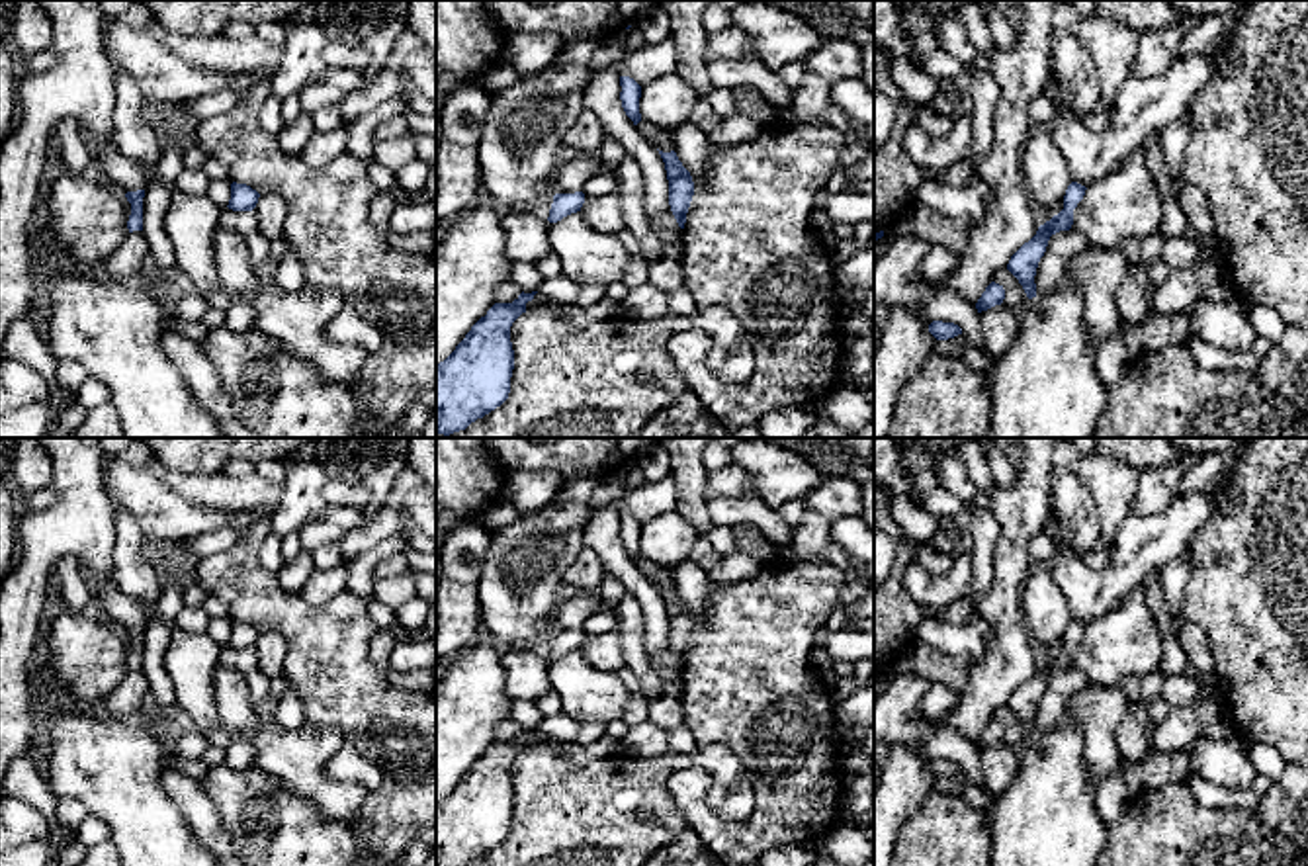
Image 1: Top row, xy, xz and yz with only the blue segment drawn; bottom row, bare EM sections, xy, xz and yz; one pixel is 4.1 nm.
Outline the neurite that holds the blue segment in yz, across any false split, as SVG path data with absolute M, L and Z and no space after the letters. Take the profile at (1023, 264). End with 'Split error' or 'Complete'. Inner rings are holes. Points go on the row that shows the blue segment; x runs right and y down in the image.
M1071 182L1064 195L1064 209L1040 225L1036 235L1011 256L1007 270L1019 280L1028 299L1036 297L1034 276L1050 237L1071 229L1073 209L1083 199L1085 190L1085 186Z. Complete

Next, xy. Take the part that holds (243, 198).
M231 184L229 209L233 211L252 211L258 203L260 194L246 184Z. Complete

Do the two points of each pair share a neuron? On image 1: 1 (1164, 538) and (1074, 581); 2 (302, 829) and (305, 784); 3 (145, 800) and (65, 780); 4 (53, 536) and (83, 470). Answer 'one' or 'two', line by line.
1: one
2: two
3: one
4: one

